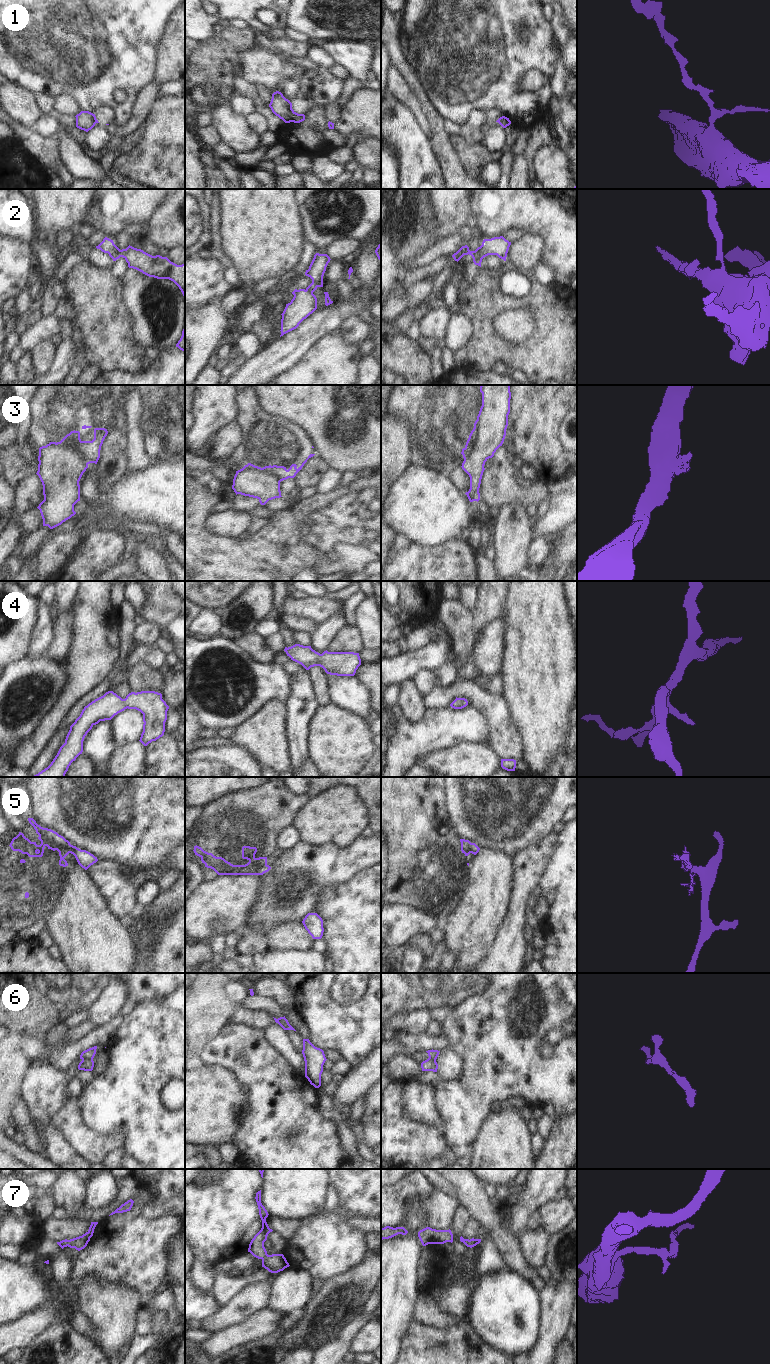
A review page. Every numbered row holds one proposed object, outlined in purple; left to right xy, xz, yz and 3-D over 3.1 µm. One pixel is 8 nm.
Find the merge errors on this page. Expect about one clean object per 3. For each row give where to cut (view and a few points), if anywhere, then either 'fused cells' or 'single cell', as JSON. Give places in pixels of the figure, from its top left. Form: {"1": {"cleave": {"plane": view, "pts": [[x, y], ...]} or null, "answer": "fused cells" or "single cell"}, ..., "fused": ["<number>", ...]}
{"1": {"cleave": null, "answer": "single cell"}, "2": {"cleave": {"plane": "xy", "pts": [[114, 244], [108, 253]]}, "answer": "fused cells"}, "3": {"cleave": {"plane": "xy", "pts": [[80, 440], [75, 450], [87, 464]]}, "answer": "fused cells"}, "4": {"cleave": null, "answer": "single cell"}, "5": {"cleave": {"plane": "xz", "pts": [[266, 864], [259, 870], [258, 874]]}, "answer": "fused cells"}, "6": {"cleave": {"plane": "xy", "pts": [[92, 1058], [82, 1060]]}, "answer": "fused cells"}, "7": {"cleave": null, "answer": "single cell"}, "fused": ["2", "3", "5", "6"]}

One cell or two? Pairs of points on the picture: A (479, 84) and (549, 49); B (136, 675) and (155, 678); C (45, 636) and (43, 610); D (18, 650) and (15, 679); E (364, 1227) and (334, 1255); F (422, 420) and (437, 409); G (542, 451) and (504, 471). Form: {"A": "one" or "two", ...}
{"A": "one", "B": "one", "C": "one", "D": "two", "E": "two", "F": "one", "G": "two"}

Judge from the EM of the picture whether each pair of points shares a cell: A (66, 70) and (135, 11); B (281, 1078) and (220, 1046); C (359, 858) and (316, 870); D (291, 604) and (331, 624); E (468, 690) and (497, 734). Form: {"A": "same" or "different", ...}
{"A": "same", "B": "same", "C": "same", "D": "different", "E": "same"}

